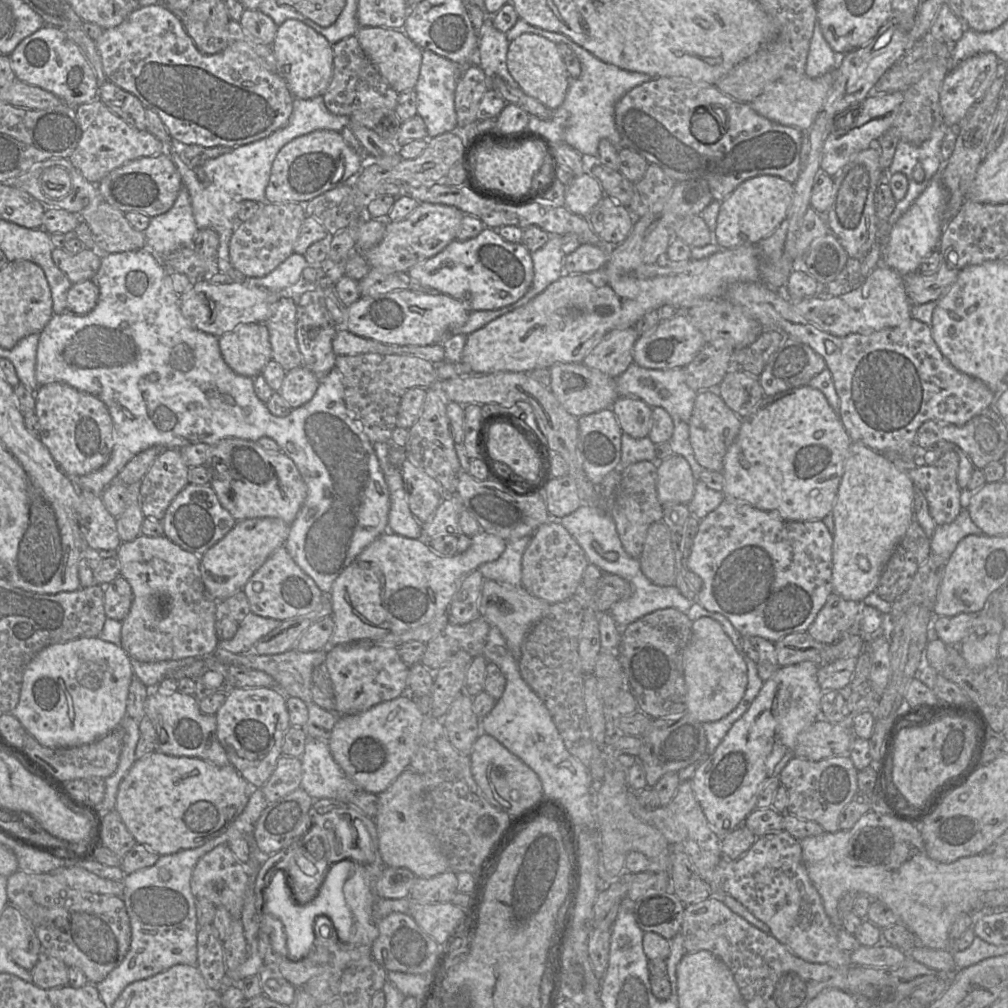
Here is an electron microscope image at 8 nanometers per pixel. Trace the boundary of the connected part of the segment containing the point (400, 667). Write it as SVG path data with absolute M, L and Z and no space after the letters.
M368 643L340 644L327 648L325 664L334 688L334 712L337 715L360 713L369 708L407 693L409 665L399 656L394 647L380 647Z

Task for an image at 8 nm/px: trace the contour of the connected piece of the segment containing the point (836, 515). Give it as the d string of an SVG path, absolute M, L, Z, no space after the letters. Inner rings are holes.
M851 442L832 508L832 593L862 602L877 586L896 546L914 519L912 503L916 487L882 453Z

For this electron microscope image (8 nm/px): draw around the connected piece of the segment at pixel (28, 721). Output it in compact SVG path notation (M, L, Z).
M99 637L52 644L38 652L26 666L20 699L10 714L44 747L65 748L88 744L116 729L127 716L127 698L133 676L130 657L121 645Z

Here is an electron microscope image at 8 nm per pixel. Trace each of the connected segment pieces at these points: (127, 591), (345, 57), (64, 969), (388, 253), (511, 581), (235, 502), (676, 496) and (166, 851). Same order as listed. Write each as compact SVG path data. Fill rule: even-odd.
M118 575L104 588L104 610L108 618L123 621L128 615L132 602L133 591L128 581Z
M354 35L333 45L333 73L323 99L326 108L331 113L350 117L357 111L395 110L398 93L380 75Z
M41 950L30 971L32 983L43 989L69 985L68 968L62 961Z
M420 202L405 218L387 221L381 242L362 252L362 255L371 268L383 273L407 273L413 266L435 256L456 239L463 215L463 212L454 206Z
M532 536L507 540L506 548L498 559L482 564L479 570L485 579L510 586L522 586L522 556Z
M226 438L212 446L205 463L211 473L210 486L220 504L236 521L275 517L291 524L307 495L307 487L292 459L283 452L270 452L257 442Z
M678 454L657 462L656 488L662 505L688 504L694 495L695 479L687 460Z
M154 751L135 760L120 782L115 810L137 843L158 855L169 855L200 847L223 834L247 805L251 787L230 764L217 766L196 757L170 756Z

